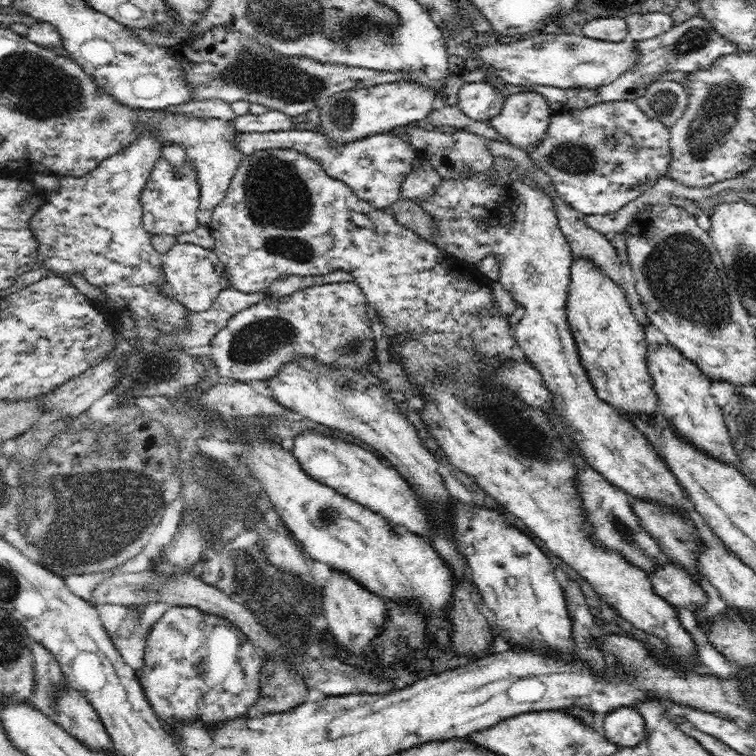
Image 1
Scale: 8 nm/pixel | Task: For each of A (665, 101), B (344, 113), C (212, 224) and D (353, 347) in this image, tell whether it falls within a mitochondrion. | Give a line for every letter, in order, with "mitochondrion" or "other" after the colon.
A: mitochondrion
B: mitochondrion
C: other
D: mitochondrion

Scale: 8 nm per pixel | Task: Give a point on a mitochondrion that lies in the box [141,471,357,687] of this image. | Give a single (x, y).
(328, 515)

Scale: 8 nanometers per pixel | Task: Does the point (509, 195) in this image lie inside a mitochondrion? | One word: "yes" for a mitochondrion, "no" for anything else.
no

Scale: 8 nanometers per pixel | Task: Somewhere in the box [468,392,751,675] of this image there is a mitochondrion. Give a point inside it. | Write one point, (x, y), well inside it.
(624, 532)

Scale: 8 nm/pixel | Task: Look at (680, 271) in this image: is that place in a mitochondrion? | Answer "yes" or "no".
yes

